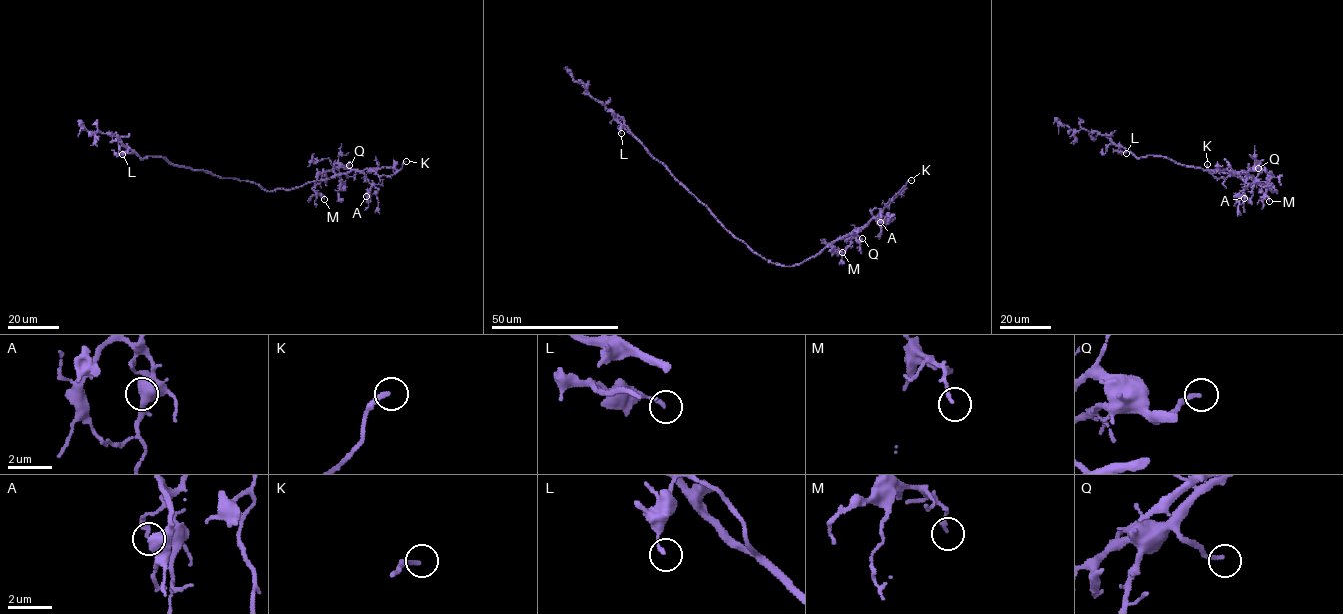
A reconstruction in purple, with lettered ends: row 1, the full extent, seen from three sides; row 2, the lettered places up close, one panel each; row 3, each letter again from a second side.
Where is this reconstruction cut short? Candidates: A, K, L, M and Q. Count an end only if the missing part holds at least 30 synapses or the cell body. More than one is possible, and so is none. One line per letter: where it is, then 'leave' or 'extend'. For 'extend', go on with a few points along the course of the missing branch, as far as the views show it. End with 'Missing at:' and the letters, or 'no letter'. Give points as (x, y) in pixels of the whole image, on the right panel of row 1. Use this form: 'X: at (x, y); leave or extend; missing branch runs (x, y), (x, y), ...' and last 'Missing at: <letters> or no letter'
A: at (1244, 198); leave
K: at (1207, 164); extend; missing branch runs (1207, 164), (1231, 141), (1255, 163), (1258, 180), (1263, 187)
L: at (1126, 153); leave
M: at (1269, 201); leave
Q: at (1258, 168); extend
Missing at: K, Q

